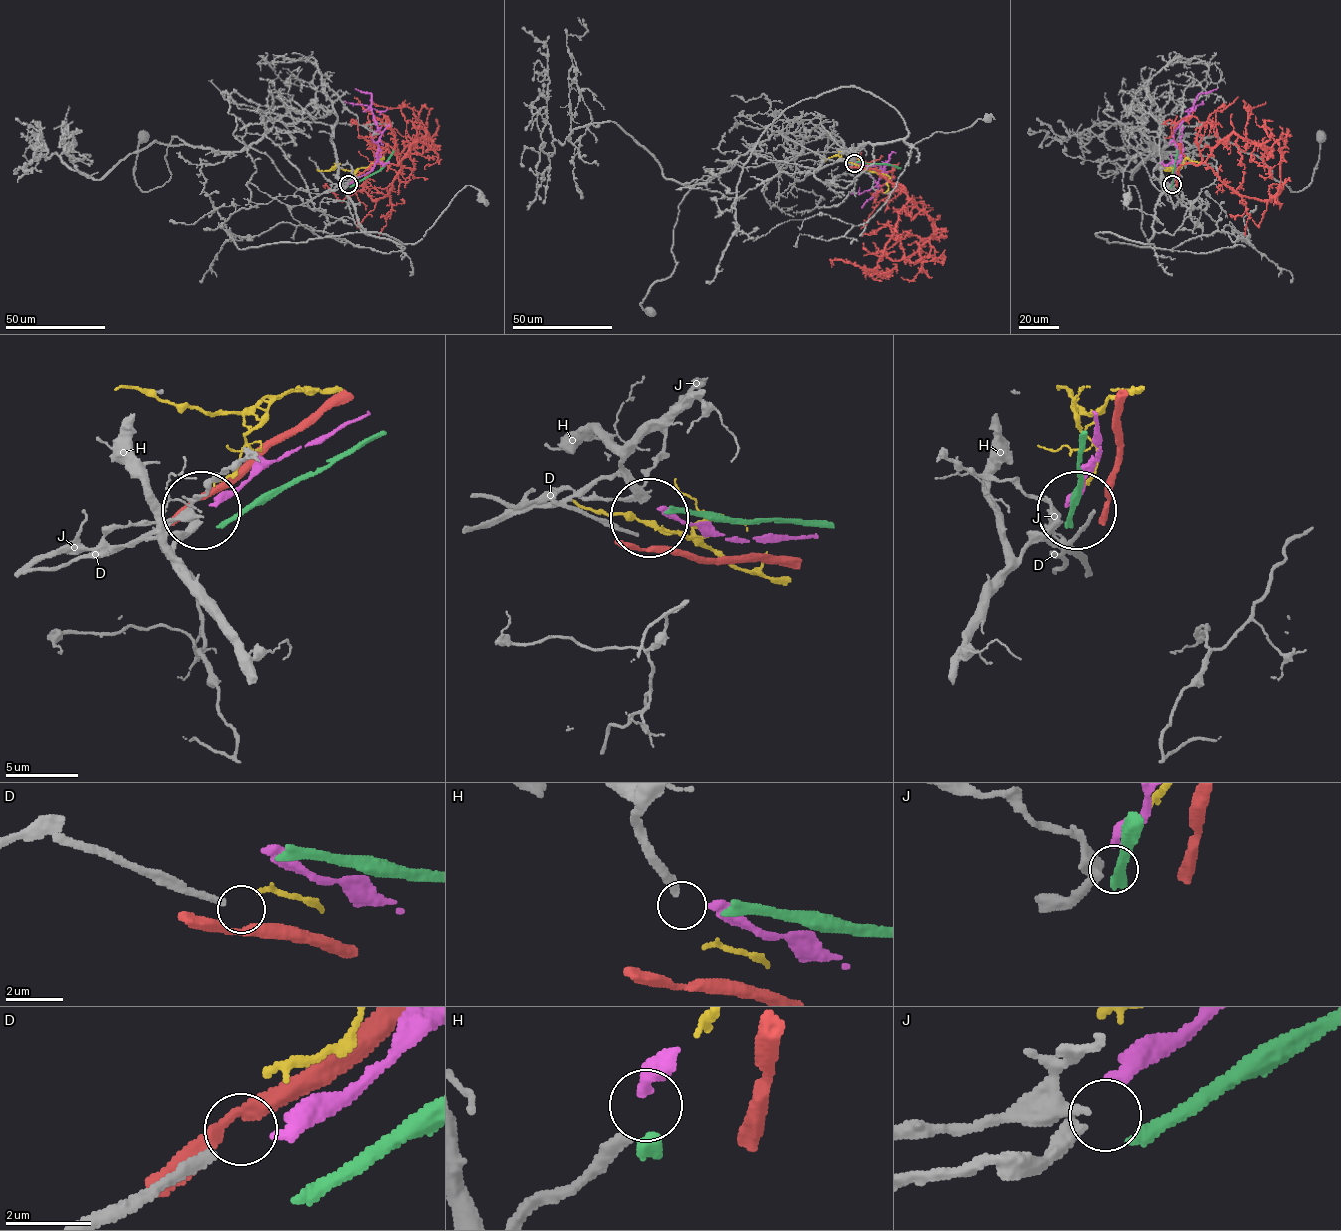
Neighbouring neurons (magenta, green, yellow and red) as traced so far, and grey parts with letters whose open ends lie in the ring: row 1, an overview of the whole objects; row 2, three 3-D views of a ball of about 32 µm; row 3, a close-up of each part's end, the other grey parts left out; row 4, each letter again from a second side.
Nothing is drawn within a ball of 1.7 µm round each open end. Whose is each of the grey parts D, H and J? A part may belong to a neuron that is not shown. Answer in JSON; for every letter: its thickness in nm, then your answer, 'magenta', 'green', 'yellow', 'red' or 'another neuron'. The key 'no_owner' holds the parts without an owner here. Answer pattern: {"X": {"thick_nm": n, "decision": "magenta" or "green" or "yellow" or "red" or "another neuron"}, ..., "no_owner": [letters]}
{"D": {"thick_nm": 260, "decision": "another neuron"}, "H": {"thick_nm": 300, "decision": "another neuron"}, "J": {"thick_nm": 400, "decision": "magenta"}, "no_owner": ["D", "H"]}

